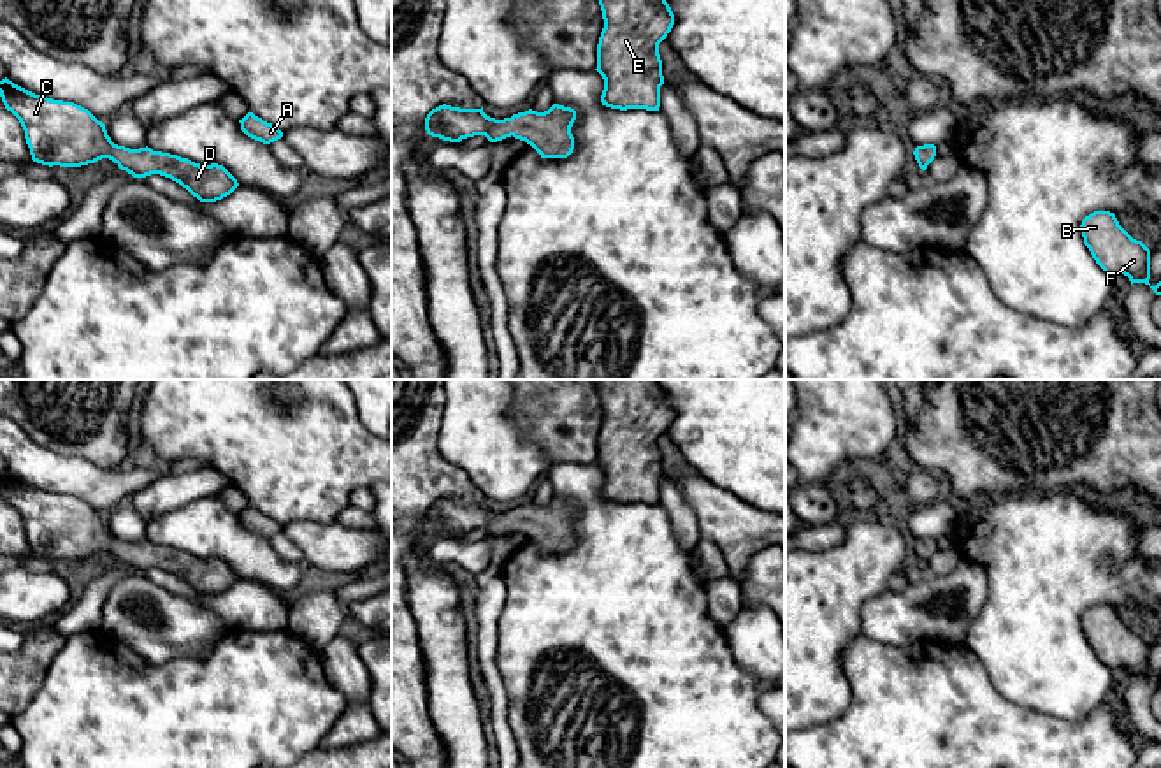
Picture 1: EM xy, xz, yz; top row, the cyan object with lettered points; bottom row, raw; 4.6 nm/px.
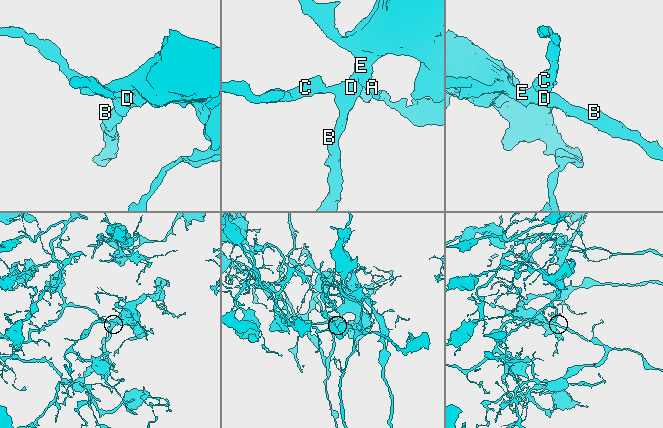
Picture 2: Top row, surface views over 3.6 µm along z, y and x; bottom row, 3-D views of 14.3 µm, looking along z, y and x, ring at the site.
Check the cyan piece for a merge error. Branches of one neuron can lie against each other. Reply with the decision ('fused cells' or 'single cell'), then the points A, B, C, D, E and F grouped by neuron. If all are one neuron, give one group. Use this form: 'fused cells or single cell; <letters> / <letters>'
single cell; A B C D E F

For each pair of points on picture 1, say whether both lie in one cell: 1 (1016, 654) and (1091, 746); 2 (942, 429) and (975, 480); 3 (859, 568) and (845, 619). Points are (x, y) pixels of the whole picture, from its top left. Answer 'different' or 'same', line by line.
1: different
2: same
3: same

